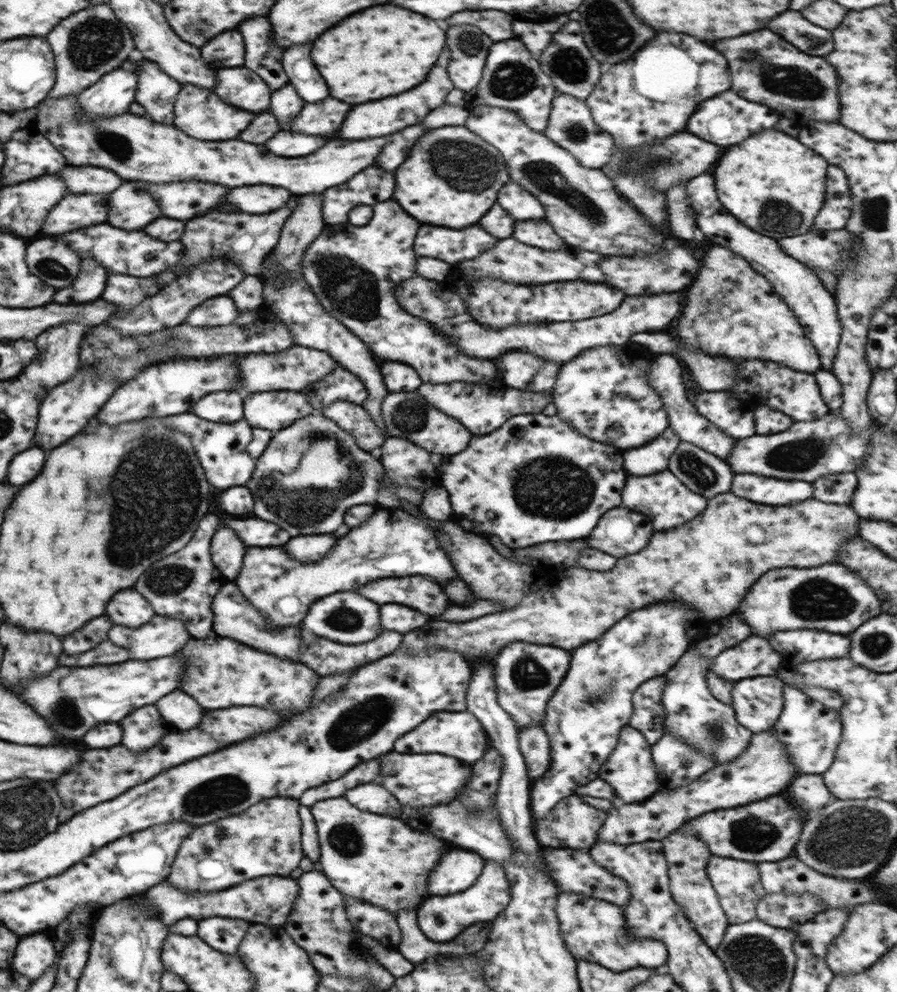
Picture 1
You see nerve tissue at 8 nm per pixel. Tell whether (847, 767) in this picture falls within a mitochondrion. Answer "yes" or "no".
no

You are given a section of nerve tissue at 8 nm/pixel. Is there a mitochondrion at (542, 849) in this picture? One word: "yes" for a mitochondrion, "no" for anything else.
no

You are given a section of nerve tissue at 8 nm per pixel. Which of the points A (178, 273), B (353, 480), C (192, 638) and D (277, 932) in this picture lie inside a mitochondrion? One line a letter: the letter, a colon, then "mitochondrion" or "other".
A: other
B: mitochondrion
C: other
D: other

